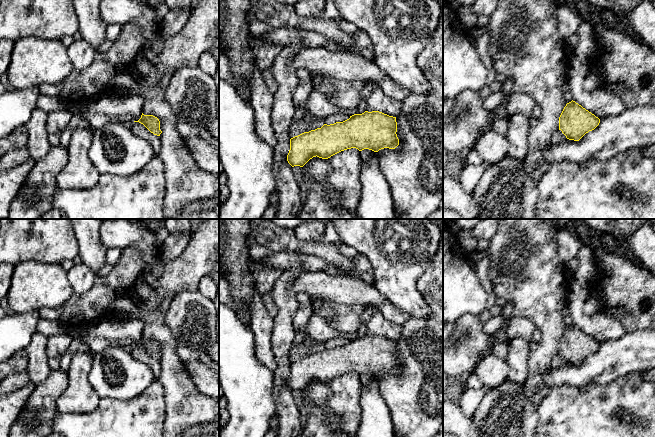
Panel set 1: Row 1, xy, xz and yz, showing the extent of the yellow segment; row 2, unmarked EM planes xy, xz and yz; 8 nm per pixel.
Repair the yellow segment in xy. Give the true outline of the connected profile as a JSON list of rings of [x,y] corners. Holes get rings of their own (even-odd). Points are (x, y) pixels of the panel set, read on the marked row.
[[[142,113],[141,118],[138,121],[134,122],[143,124],[154,135],[160,136],[160,134],[162,133],[162,131],[160,130],[160,121],[153,115],[144,115]]]

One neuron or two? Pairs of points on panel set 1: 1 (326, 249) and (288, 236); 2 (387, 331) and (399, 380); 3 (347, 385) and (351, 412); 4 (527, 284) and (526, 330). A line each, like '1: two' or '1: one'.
1: one
2: two
3: one
4: two

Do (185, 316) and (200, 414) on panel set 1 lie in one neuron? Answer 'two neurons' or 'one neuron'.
two neurons

